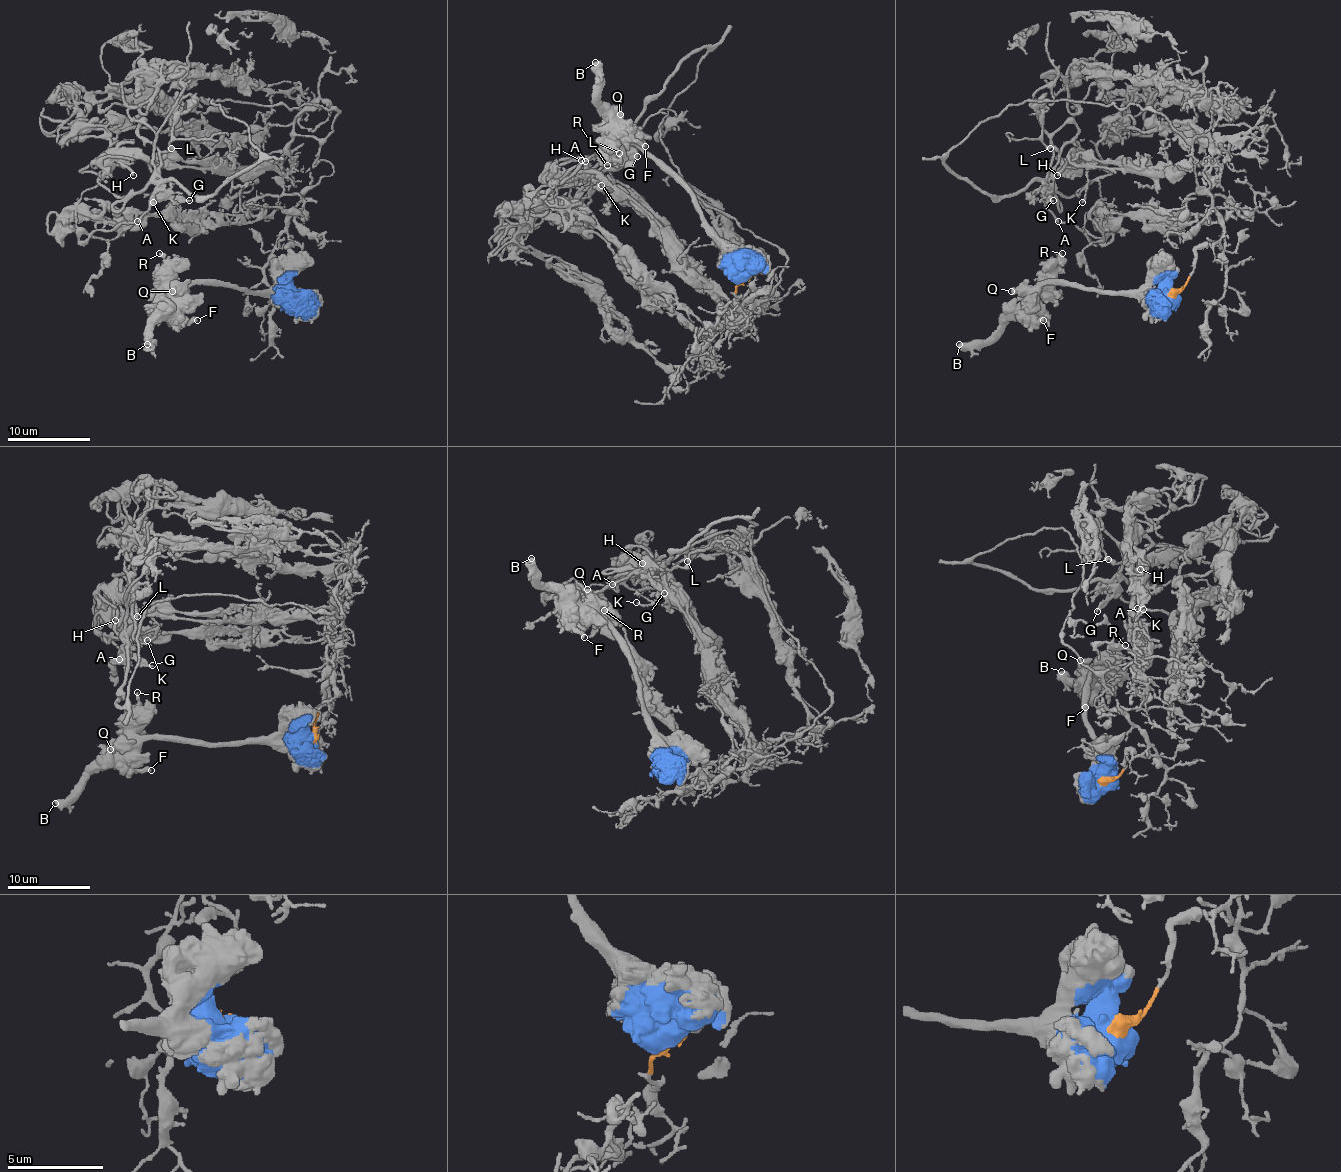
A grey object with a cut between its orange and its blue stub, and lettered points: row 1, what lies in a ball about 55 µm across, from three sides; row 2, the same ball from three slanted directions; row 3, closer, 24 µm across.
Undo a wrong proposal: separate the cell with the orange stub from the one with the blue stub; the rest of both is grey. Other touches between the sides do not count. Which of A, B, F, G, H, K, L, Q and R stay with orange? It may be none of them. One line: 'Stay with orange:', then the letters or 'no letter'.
Stay with orange: A, G, H, K, L

